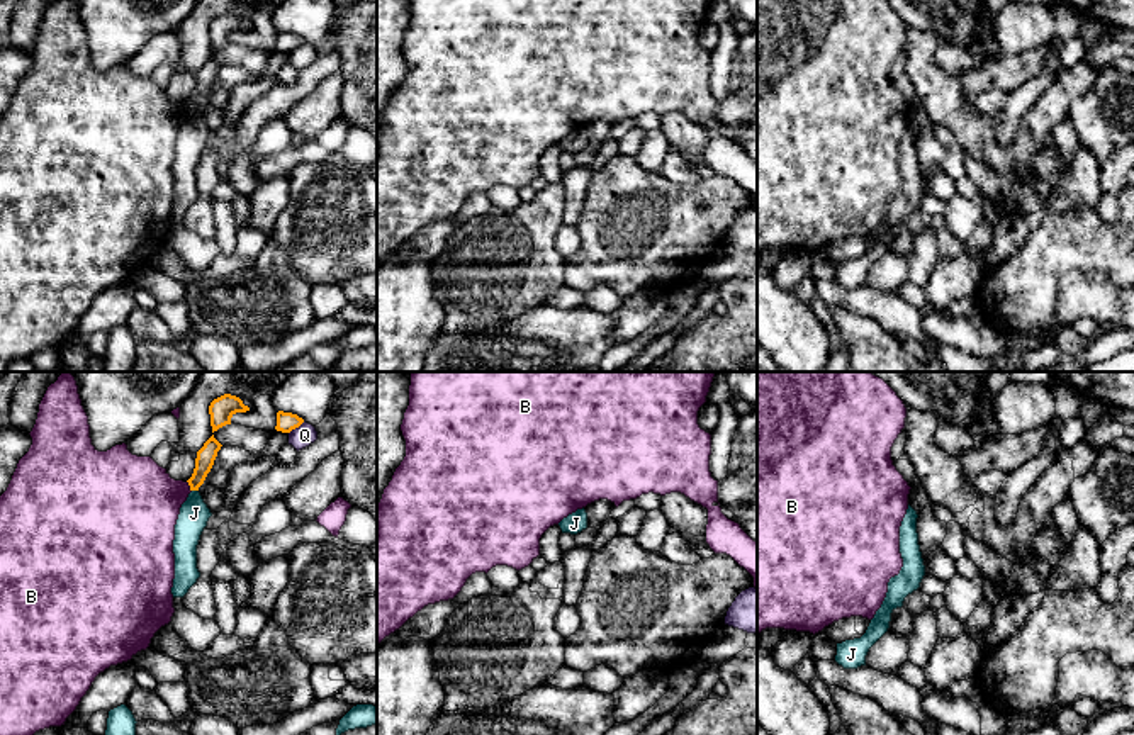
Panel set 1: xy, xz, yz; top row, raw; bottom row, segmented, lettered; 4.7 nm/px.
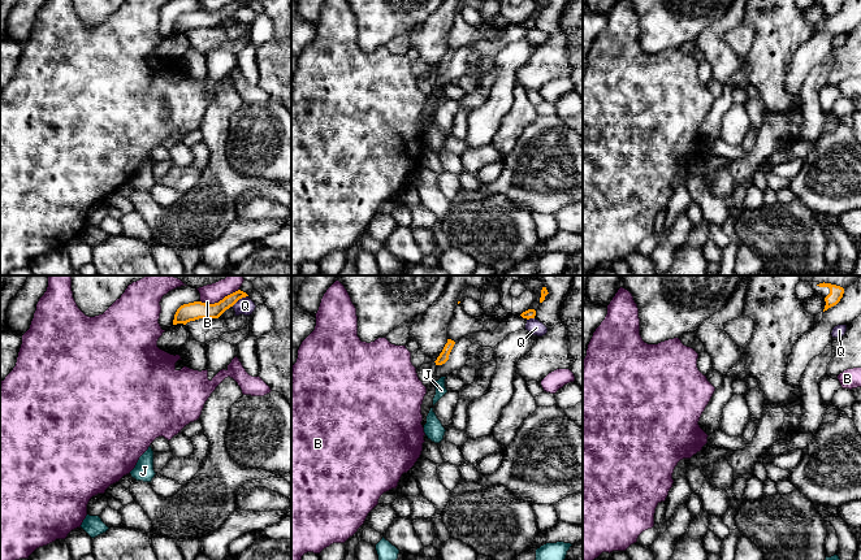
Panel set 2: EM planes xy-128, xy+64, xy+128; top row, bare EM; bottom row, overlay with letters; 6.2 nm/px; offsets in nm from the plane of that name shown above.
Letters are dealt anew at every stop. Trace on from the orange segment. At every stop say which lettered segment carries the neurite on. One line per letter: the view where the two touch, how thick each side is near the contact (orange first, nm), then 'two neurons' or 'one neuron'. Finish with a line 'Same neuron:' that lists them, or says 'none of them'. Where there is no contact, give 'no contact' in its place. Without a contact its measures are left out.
B: contact in xy; calibres 90 and 380 nm; two neurons
J: contact in xy; calibres 90 and 140 nm; two neurons
Q: contact in xy; calibres 100 and 100 nm; two neurons
Same neuron: none of them

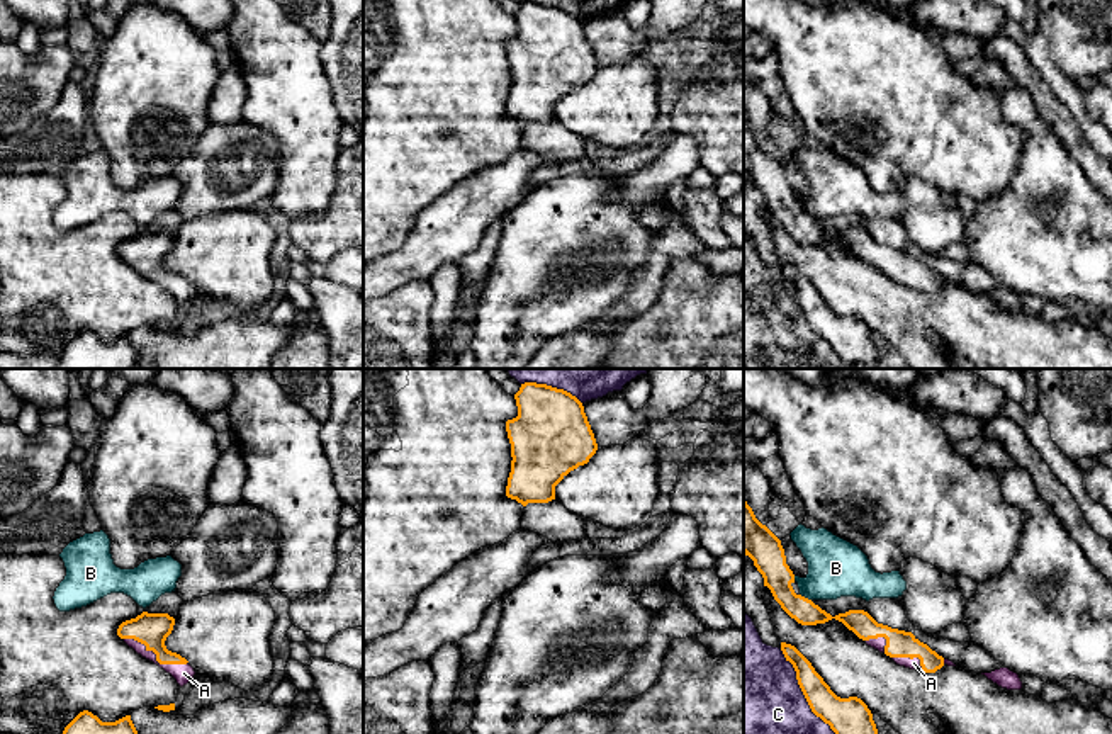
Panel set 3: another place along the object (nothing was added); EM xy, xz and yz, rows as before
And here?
A: contact in xy; calibres 160 and 90 nm; one neuron
B: contact in yz; calibres 150 and 280 nm; two neurons
C: contact in yz; calibres 180 and 440 nm; two neurons
Same neuron: A

